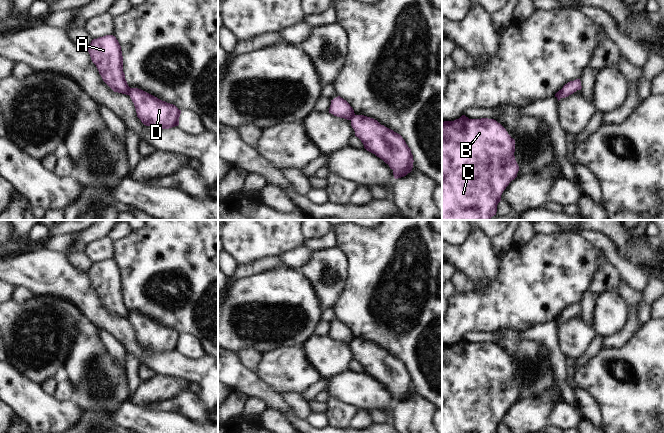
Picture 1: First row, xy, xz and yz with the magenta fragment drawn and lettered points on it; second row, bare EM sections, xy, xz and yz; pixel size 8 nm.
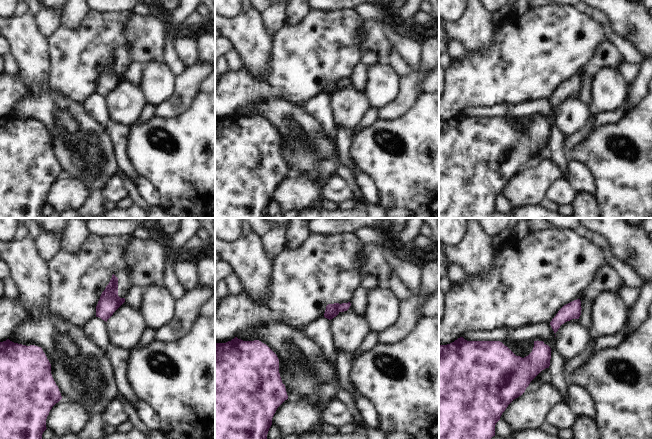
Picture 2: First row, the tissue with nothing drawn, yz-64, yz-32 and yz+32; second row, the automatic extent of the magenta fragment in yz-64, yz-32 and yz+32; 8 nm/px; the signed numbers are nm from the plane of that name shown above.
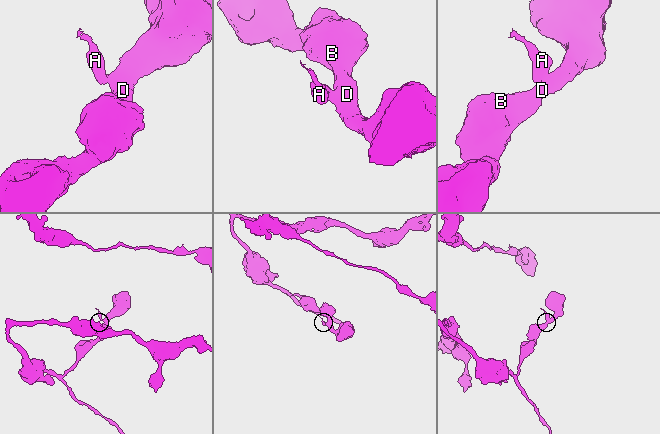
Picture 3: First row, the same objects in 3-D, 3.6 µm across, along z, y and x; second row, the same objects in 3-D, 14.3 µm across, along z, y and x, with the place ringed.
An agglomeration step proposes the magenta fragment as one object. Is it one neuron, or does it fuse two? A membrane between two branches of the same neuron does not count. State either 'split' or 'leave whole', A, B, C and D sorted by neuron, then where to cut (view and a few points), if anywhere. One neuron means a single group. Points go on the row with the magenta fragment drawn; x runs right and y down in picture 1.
split; A / B C D; cut in xy along (129, 87), (128, 94)

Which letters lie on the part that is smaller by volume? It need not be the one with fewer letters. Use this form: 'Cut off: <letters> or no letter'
Cut off: A

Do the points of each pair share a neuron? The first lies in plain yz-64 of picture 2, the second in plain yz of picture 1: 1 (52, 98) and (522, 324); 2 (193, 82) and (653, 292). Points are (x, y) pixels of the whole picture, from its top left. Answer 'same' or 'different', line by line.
1: different
2: different

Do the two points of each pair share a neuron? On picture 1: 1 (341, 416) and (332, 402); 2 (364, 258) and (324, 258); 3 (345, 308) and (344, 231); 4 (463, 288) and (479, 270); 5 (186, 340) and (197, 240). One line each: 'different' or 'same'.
1: same
2: different
3: same
4: different
5: different

